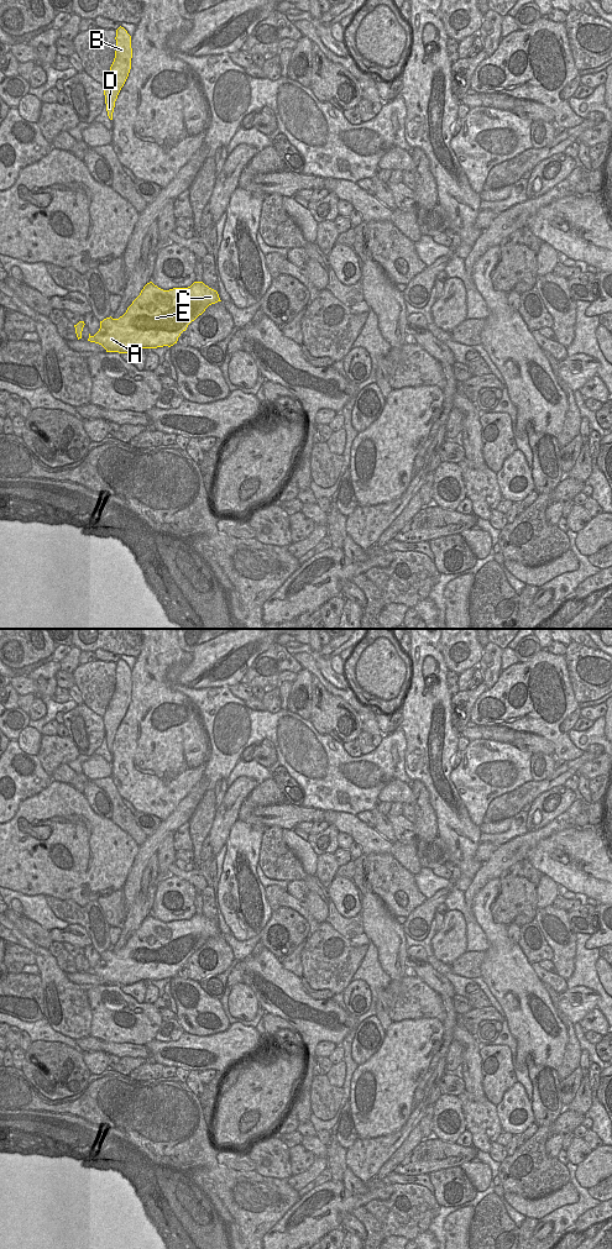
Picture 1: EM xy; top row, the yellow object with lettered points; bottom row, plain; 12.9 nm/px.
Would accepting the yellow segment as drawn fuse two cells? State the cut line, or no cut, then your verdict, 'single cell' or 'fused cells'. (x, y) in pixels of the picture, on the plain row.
cut none; single cell

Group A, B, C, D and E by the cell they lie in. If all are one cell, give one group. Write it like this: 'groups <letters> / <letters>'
groups A B C D E

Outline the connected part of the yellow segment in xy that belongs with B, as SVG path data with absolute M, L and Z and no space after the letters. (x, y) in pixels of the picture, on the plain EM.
M120 658L116 662L115 672L115 691L103 717L106 744L110 752L113 752L117 728L129 709L132 691L131 668L124 660Z

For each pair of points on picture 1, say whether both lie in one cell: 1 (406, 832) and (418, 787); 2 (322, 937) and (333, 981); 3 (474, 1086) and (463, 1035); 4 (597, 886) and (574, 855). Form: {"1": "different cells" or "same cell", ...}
{"1": "different cells", "2": "same cell", "3": "same cell", "4": "same cell"}

